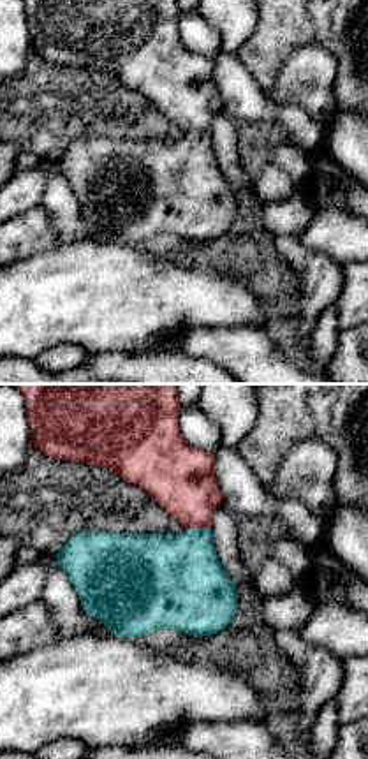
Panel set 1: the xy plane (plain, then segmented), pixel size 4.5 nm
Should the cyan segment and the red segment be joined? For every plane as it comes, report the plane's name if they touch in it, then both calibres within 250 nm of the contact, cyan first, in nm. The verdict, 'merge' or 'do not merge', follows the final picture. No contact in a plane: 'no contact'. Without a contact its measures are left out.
meets cyan in xy; 420 nm thick on the cyan side, 320 nm on the other

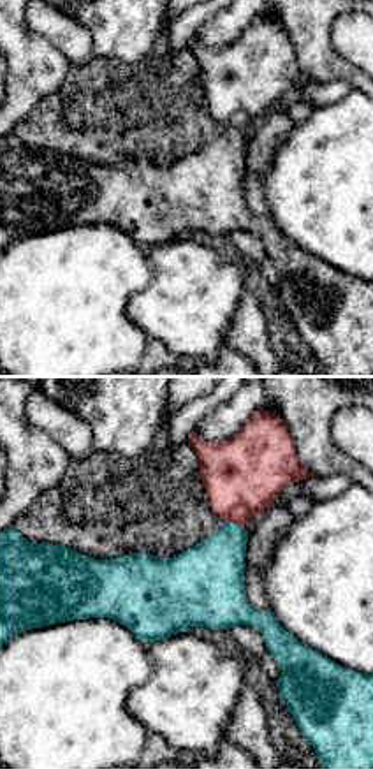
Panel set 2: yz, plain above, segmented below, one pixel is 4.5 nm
meets cyan in yz; 300 nm thick on the cyan side, 360 nm on the other

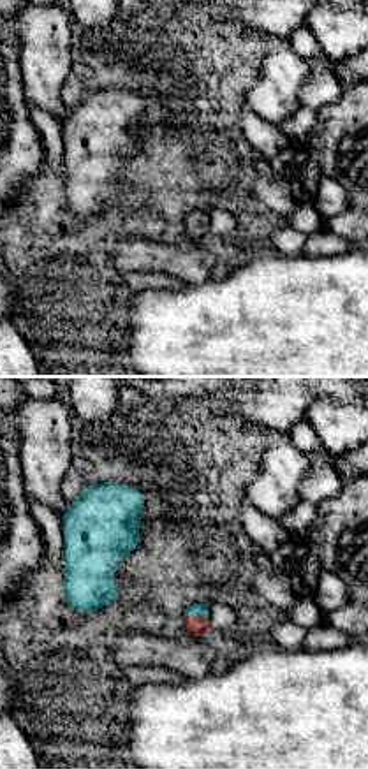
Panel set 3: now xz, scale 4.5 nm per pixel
meets cyan in xz; 60 nm thick on the cyan side, 90 nm on the other

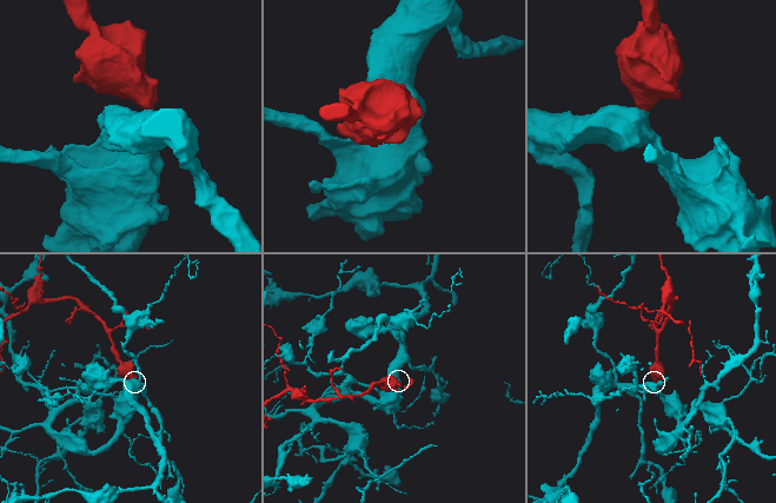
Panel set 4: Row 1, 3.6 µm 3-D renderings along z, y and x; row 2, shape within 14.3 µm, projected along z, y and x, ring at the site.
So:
merge

